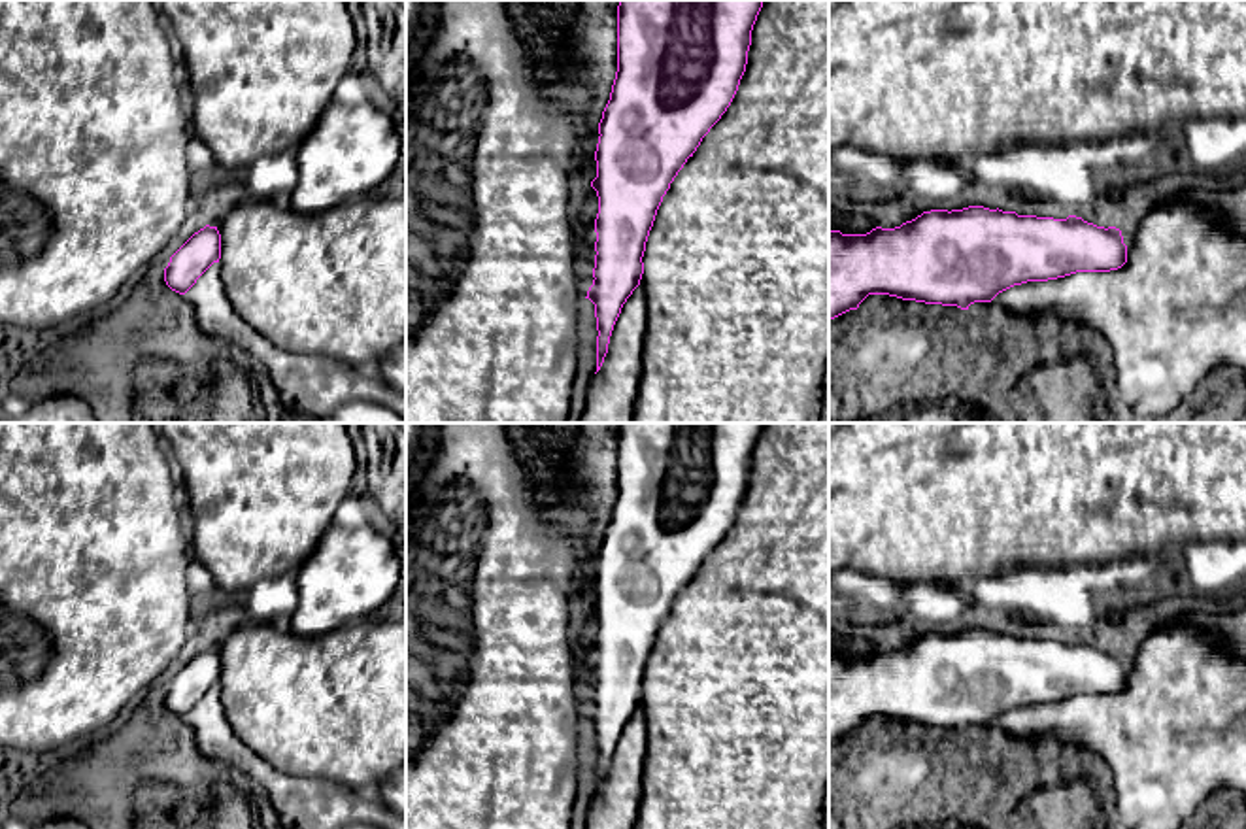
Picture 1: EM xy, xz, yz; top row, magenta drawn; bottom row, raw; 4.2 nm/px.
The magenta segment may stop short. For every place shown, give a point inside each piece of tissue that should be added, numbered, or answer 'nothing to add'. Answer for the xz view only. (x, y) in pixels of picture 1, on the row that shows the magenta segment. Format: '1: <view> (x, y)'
nothing to add

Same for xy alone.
nothing to add

